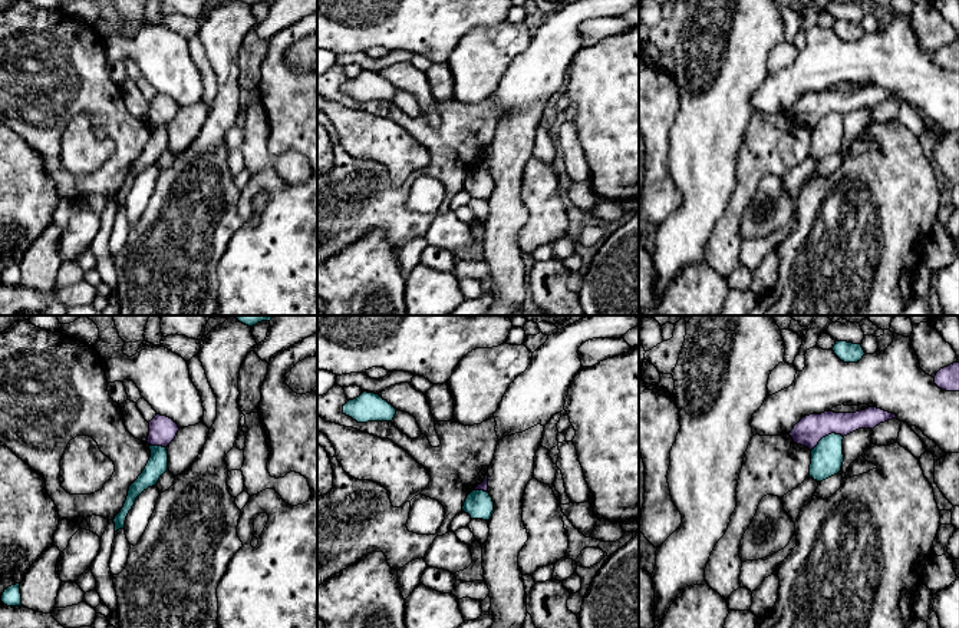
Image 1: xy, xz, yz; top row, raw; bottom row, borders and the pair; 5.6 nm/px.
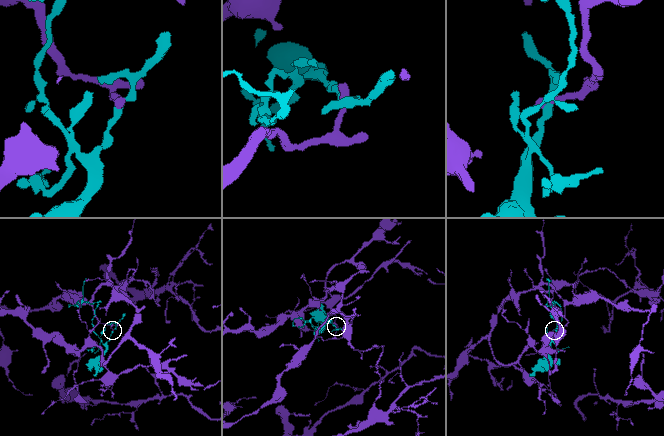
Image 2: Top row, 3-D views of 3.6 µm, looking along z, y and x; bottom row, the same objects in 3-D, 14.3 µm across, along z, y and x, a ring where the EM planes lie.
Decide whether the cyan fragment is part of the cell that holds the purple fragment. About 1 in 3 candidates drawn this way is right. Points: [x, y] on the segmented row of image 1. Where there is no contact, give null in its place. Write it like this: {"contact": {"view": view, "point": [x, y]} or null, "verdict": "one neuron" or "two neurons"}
{"contact": {"view": "yz", "point": [826, 435]}, "verdict": "two neurons"}

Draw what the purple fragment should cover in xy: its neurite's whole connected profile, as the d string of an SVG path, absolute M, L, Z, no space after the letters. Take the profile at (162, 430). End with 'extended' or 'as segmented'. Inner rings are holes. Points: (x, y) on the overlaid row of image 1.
M156 414L149 422L149 436L146 443L151 446L168 447L168 444L175 439L178 430L179 427L172 419Z | as segmented

